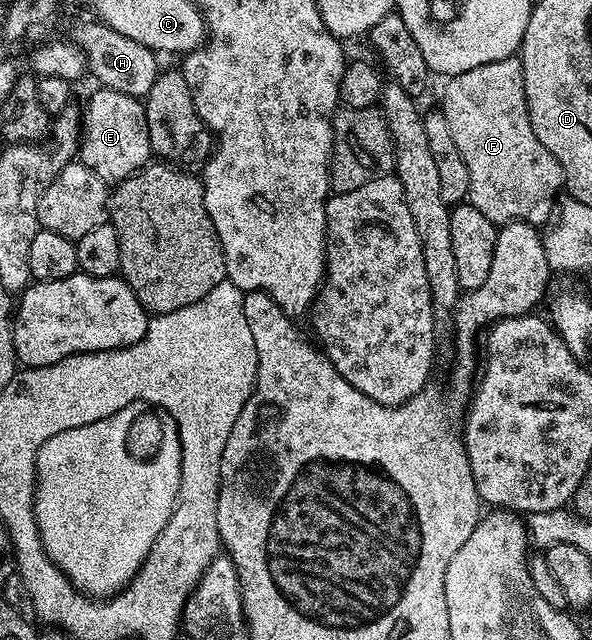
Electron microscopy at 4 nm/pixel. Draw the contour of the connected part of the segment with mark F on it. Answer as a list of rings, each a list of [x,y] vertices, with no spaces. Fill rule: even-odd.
[[[520,58],[491,61],[487,65],[479,65],[479,69],[467,69],[467,73],[452,76],[446,83],[449,84],[441,95],[439,109],[447,117],[447,126],[451,129],[451,137],[455,137],[455,146],[459,148],[459,153],[463,153],[467,173],[471,173],[468,202],[479,209],[483,217],[498,225],[515,221],[534,225],[548,224],[555,215],[557,194],[562,194],[565,186],[565,174],[559,161],[551,157],[547,145],[535,137],[527,109]]]

